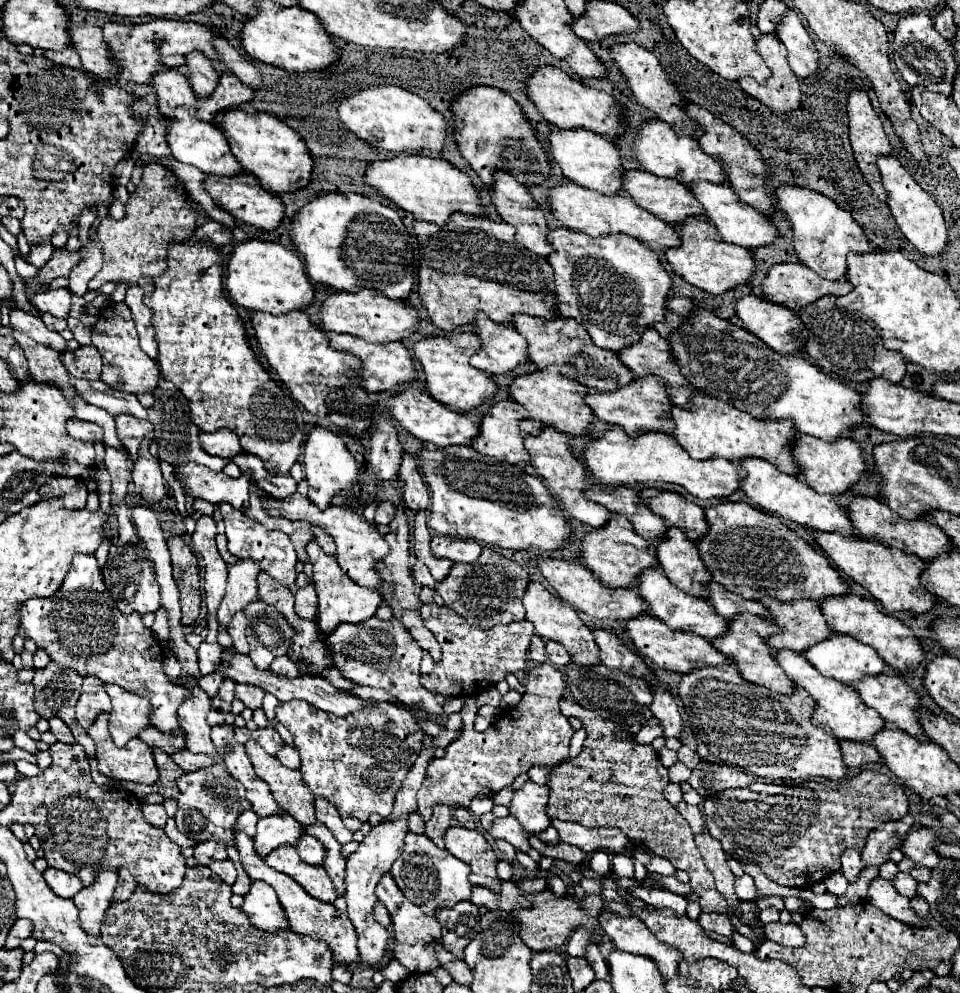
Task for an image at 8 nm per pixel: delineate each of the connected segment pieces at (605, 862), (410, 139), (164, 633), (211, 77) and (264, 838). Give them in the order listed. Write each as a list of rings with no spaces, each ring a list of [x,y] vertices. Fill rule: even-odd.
[[[594,852],[588,860],[588,866],[594,874],[598,874],[602,878],[604,874],[610,872],[610,856],[606,852]]]
[[[370,86],[348,98],[338,106],[338,116],[360,140],[376,150],[386,150],[394,154],[410,154],[422,148],[440,152],[446,140],[446,122],[440,112],[430,108],[420,96],[400,88],[400,86]]]
[[[160,608],[156,612],[156,620],[154,620],[154,626],[152,626],[152,632],[162,638],[162,642],[166,642],[170,638],[170,620],[168,620],[168,612],[164,608]]]
[[[192,52],[186,56],[186,72],[188,72],[188,84],[192,86],[194,94],[200,98],[200,94],[210,94],[212,86],[216,86],[218,72],[212,66],[212,60],[208,60],[200,52]]]
[[[274,814],[260,818],[258,830],[254,836],[254,850],[260,858],[264,858],[268,852],[272,852],[278,846],[284,844],[296,844],[300,838],[300,826],[290,814]]]

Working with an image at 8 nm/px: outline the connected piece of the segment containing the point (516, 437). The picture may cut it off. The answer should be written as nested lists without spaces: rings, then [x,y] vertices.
[[[500,400],[490,406],[488,414],[480,418],[478,436],[472,438],[472,446],[486,456],[494,456],[502,462],[528,462],[528,452],[524,448],[524,434],[518,422],[528,418],[526,410],[514,400]]]

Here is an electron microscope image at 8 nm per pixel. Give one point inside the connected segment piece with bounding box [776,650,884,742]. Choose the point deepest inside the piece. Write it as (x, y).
(839, 710)

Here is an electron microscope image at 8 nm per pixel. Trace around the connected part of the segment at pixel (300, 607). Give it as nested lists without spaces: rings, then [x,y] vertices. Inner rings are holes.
[[[312,584],[300,588],[296,592],[296,614],[300,618],[308,618],[308,620],[314,620],[316,616],[316,610],[318,610],[318,602],[316,602],[316,590]]]

